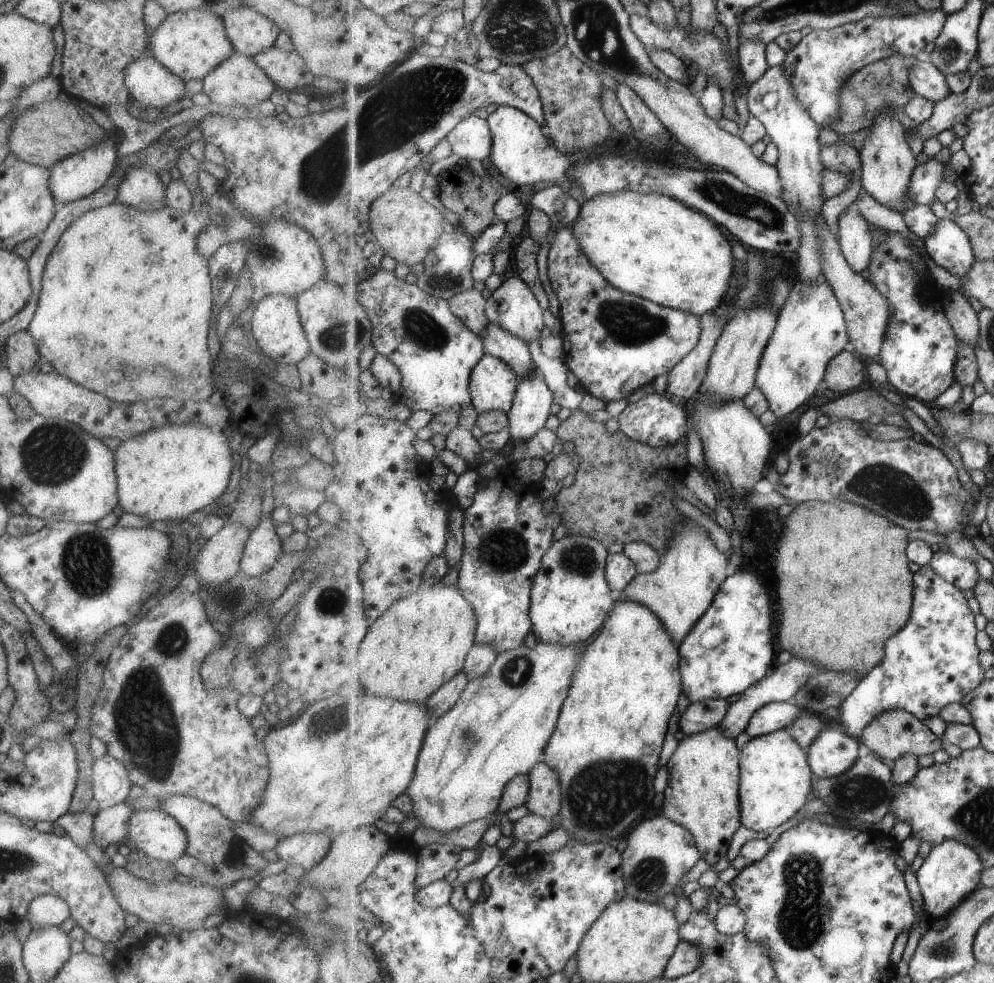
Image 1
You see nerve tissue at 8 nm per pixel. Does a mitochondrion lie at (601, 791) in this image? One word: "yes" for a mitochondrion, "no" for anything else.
yes

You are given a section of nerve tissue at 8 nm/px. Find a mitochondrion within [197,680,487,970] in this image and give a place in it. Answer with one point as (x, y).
(325, 723)

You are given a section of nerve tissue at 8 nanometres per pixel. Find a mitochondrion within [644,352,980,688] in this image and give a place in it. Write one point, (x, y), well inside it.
(886, 487)

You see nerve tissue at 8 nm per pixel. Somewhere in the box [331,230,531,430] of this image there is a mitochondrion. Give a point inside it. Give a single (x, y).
(419, 328)

